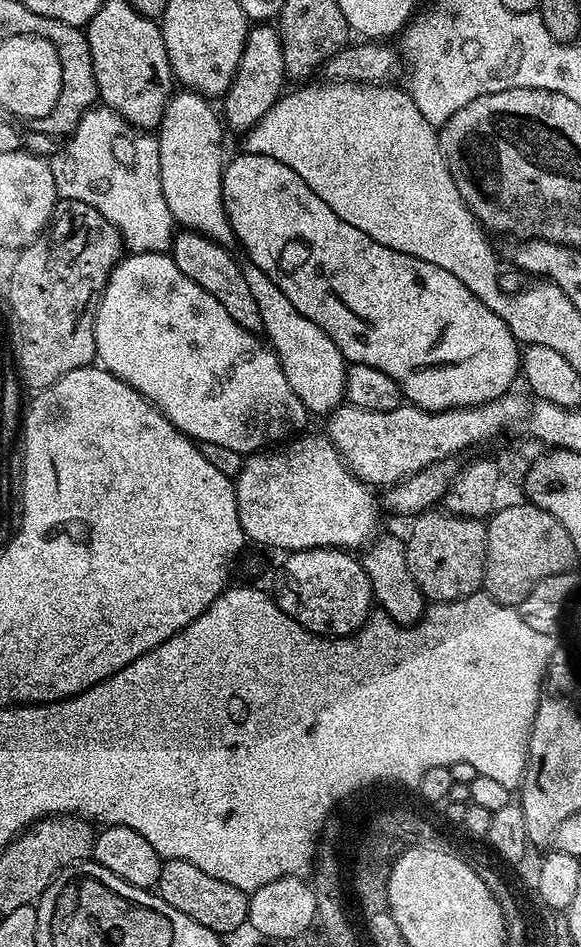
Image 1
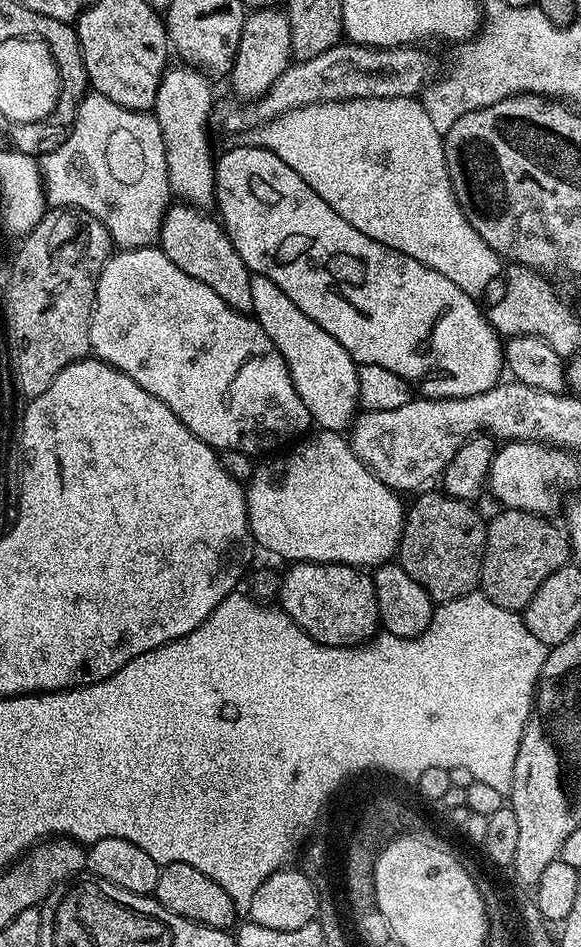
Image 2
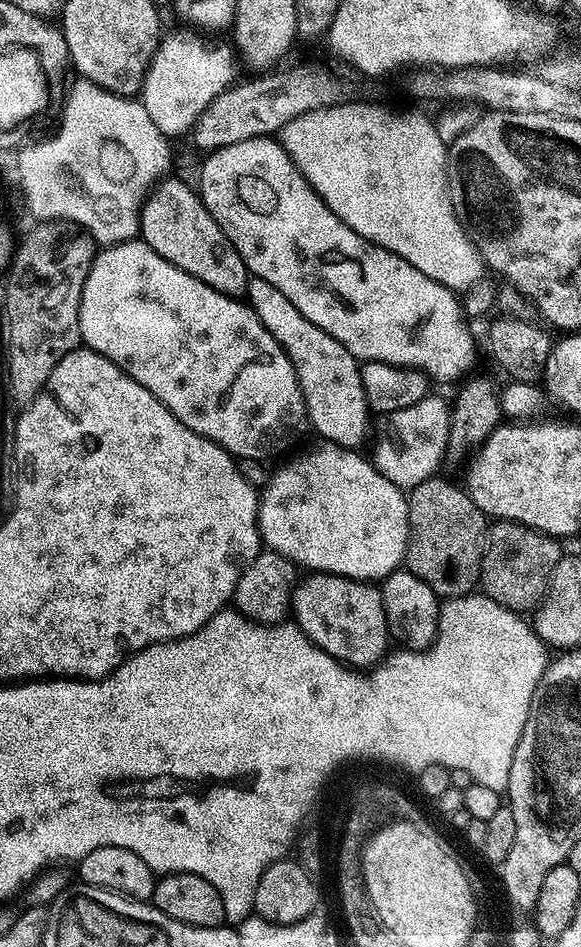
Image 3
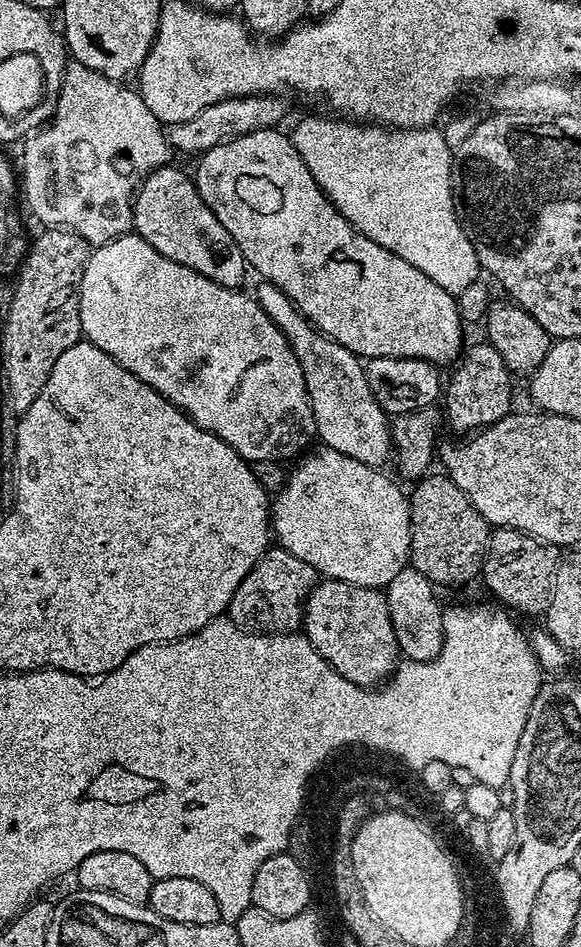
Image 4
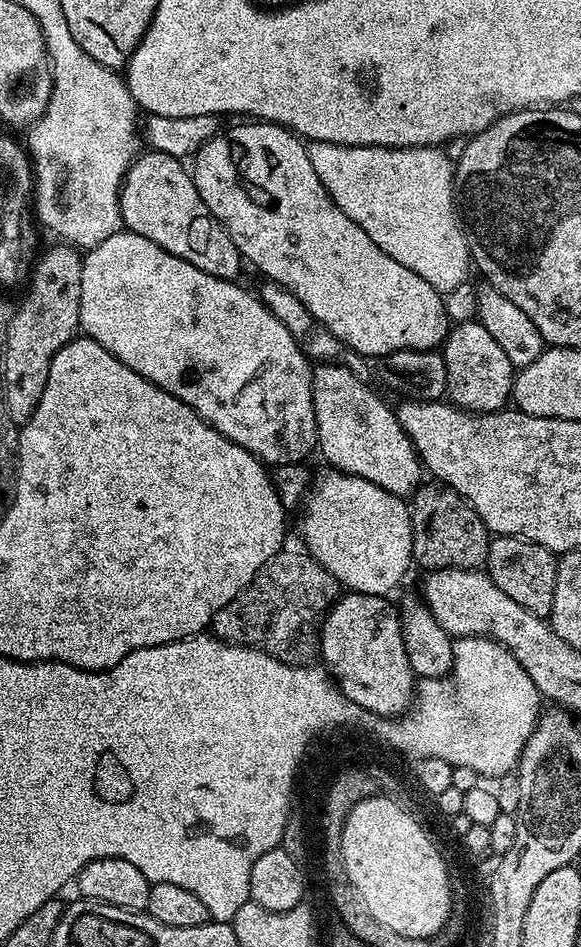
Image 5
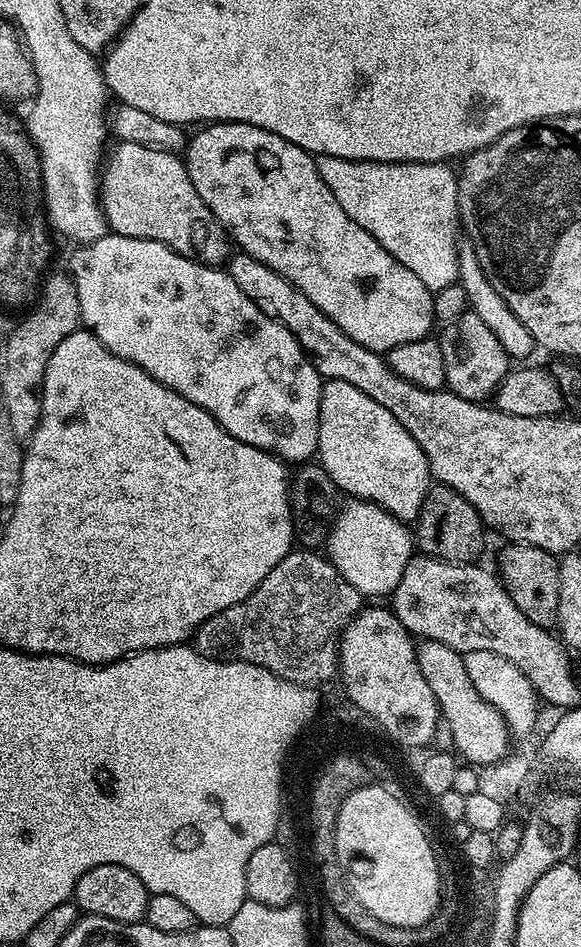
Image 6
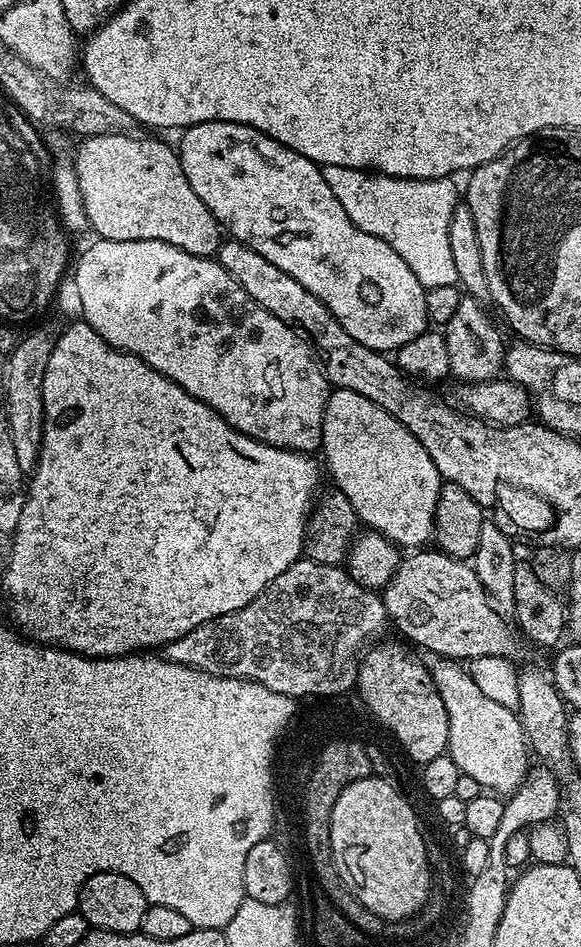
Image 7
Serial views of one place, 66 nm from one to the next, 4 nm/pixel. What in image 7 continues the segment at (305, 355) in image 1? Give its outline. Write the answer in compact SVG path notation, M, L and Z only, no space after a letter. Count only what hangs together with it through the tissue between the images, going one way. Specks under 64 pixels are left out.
M332 388L324 411L320 448L324 452L323 463L326 465L327 475L329 472L336 479L335 487L340 488L346 498L350 498L350 506L354 506L357 521L361 525L380 533L404 550L423 549L427 545L424 543L433 539L436 531L434 518L442 483L438 466L434 466L434 461L430 454L426 454L422 442L418 442L418 438L414 438L414 434L410 434L410 430L406 430L406 426L402 426L398 418L370 402L370 398L354 394L354 390Z

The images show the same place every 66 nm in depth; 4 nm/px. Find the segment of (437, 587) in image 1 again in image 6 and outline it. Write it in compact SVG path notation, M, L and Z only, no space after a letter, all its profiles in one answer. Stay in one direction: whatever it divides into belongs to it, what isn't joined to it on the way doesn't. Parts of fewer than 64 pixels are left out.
M433 486L429 488L414 521L414 544L423 555L448 560L452 564L470 564L479 561L484 548L486 525L479 514L453 488Z

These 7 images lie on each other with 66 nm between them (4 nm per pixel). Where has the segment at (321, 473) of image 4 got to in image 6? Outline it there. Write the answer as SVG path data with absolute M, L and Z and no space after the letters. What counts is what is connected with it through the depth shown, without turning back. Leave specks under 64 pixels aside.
M352 498L347 502L349 504L344 509L341 507L335 513L336 525L326 532L326 555L338 574L360 591L361 597L391 597L414 555L413 533L405 521L394 518L369 500Z

